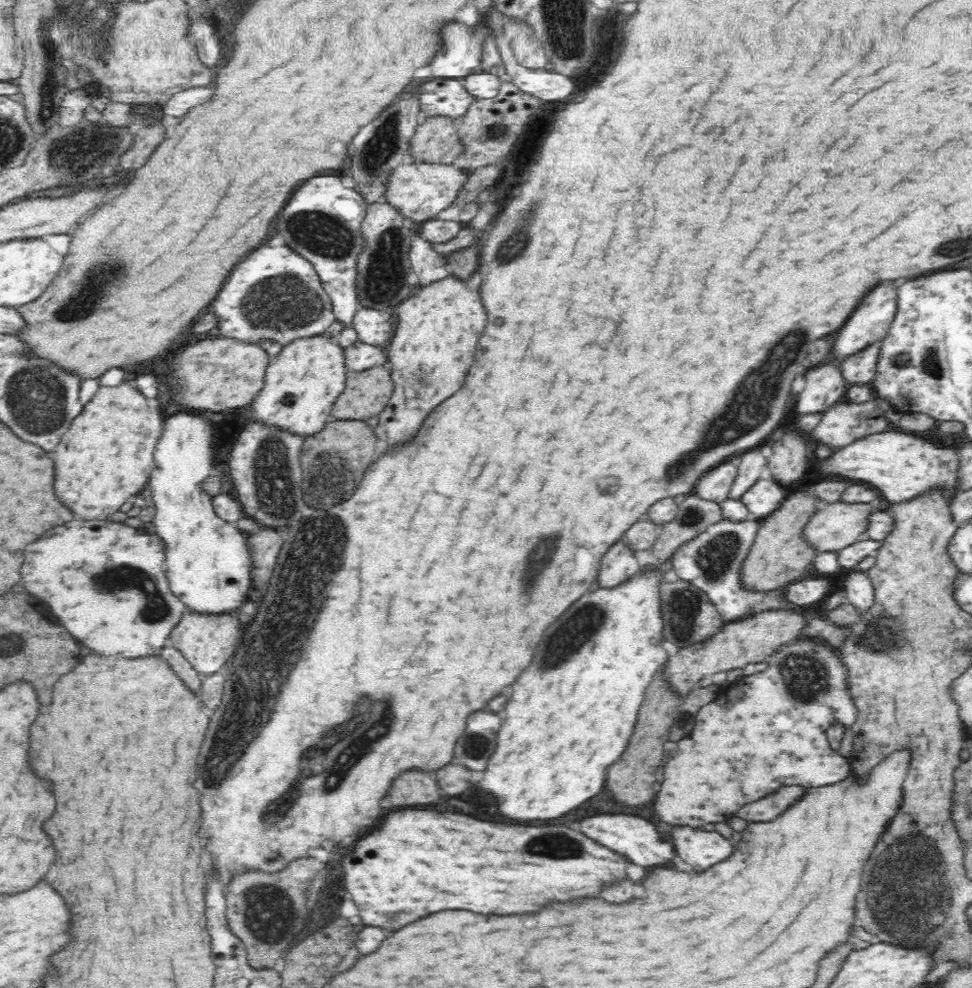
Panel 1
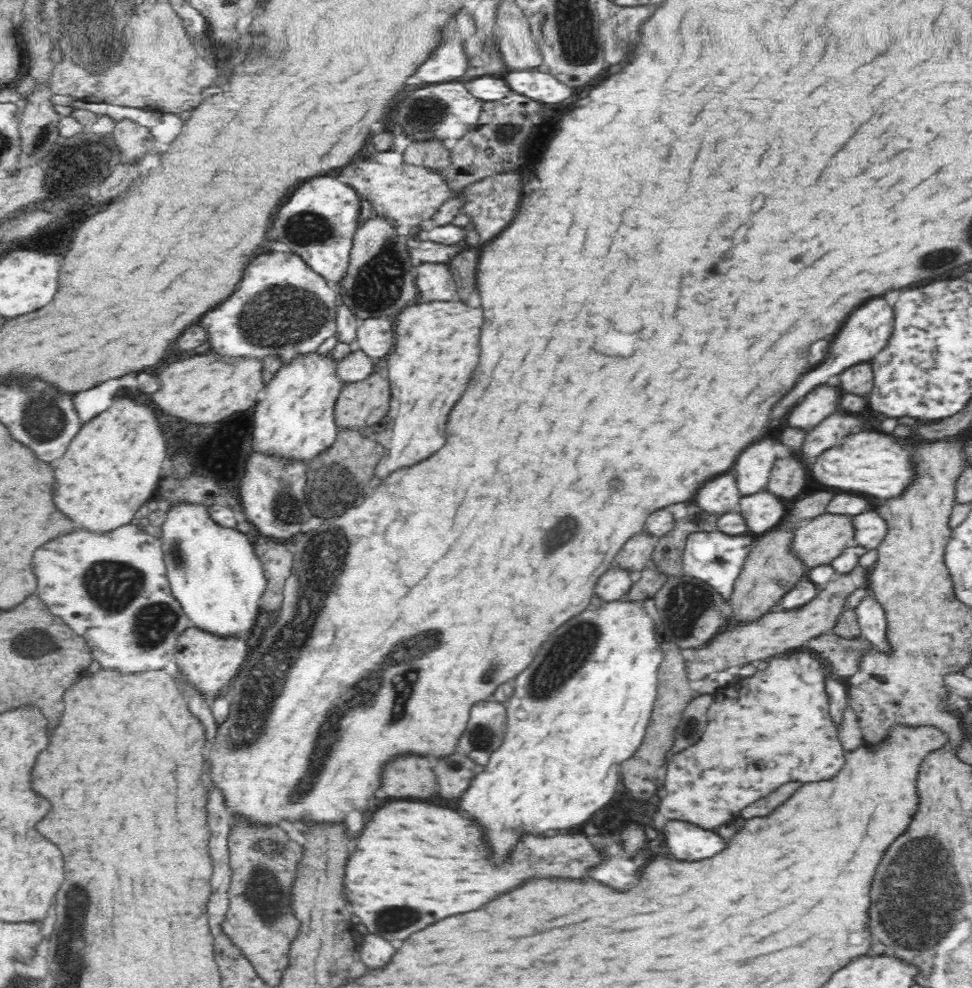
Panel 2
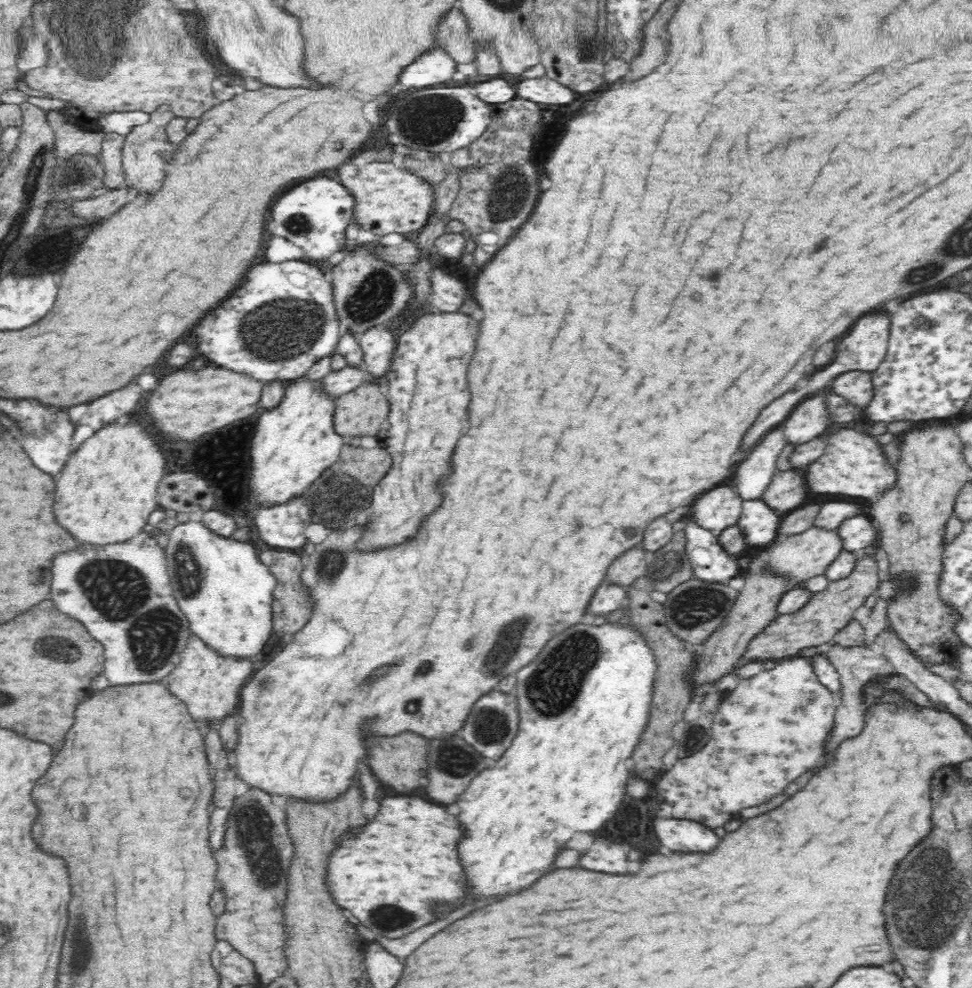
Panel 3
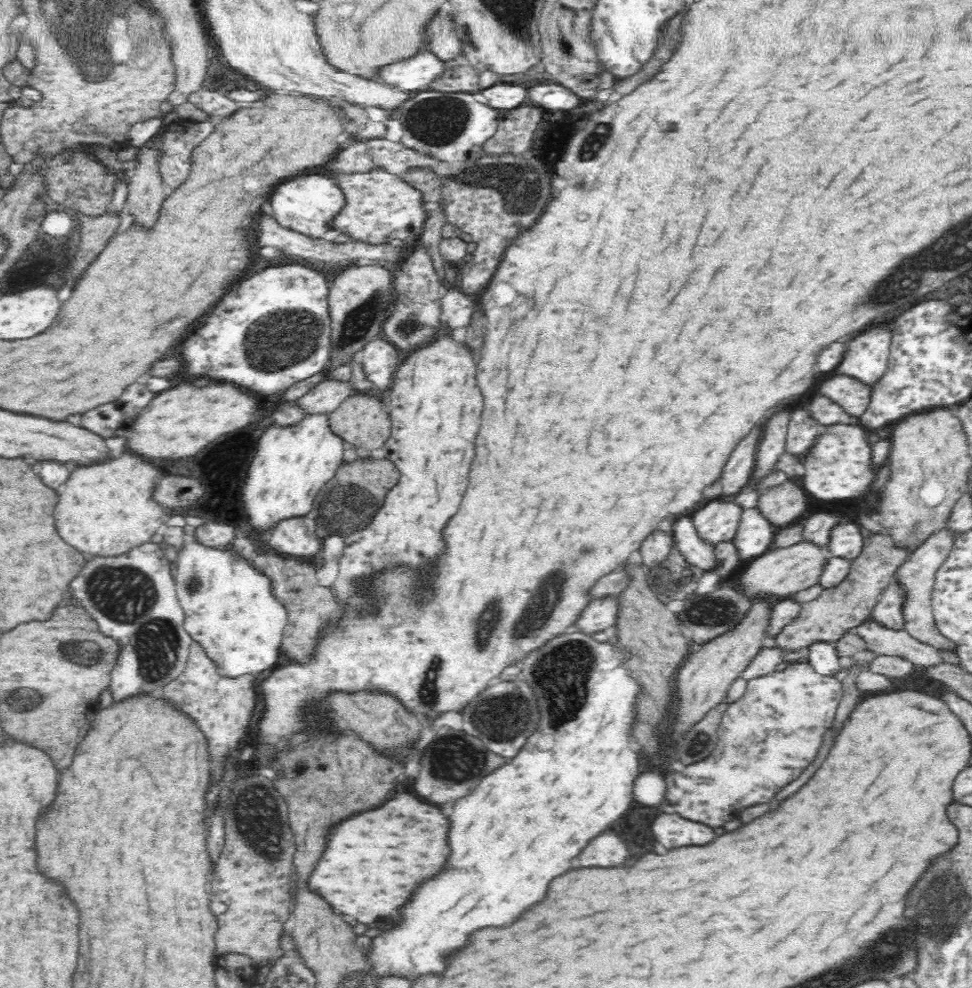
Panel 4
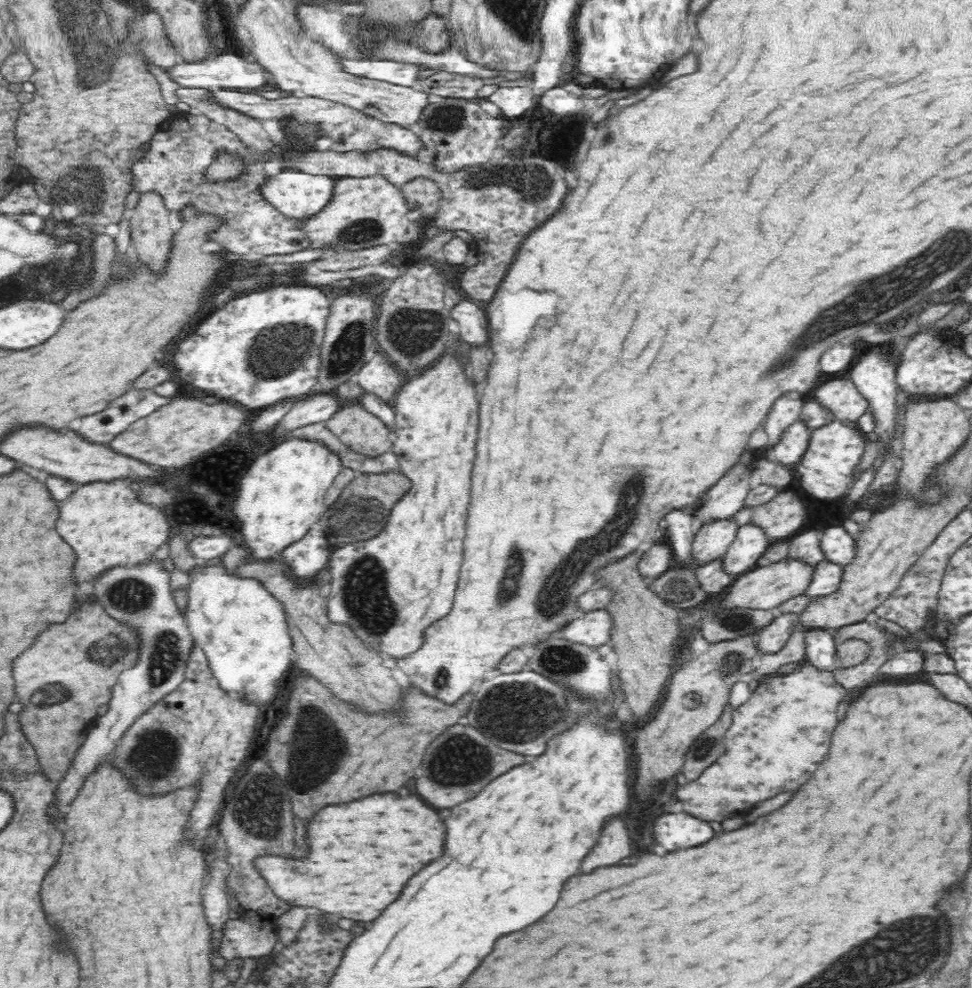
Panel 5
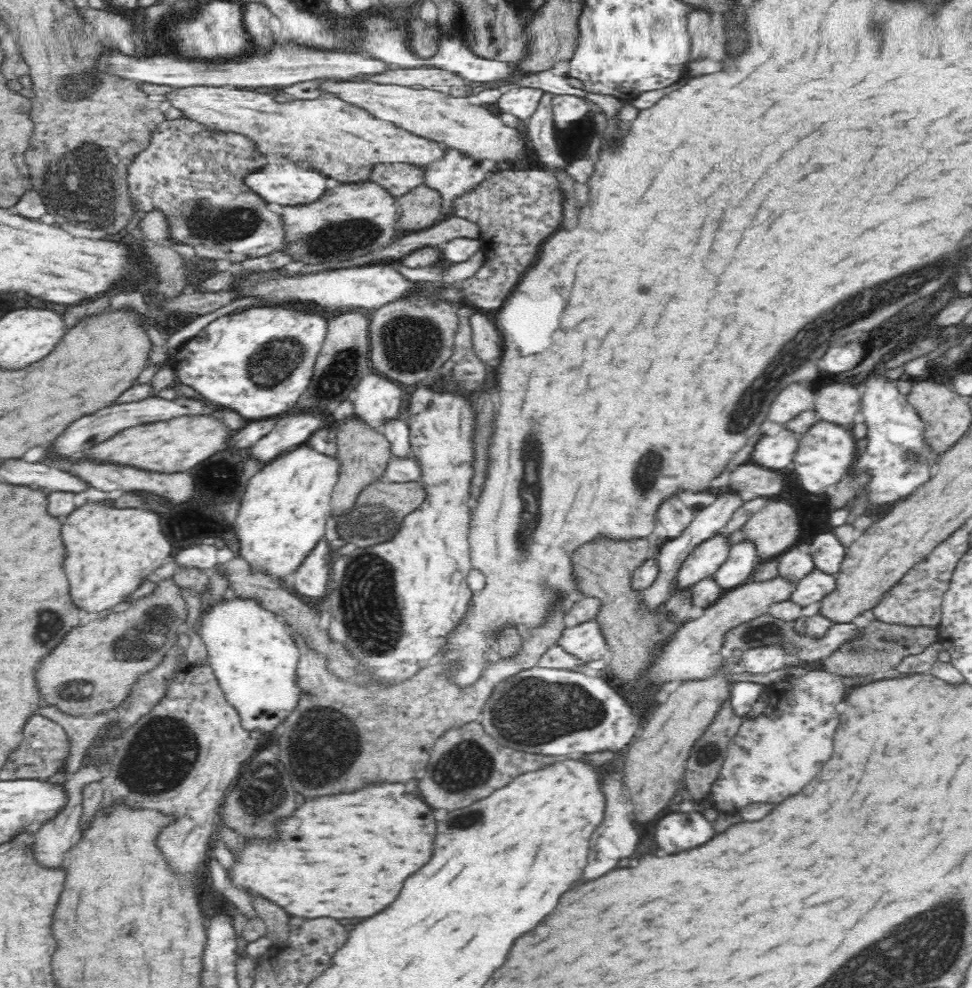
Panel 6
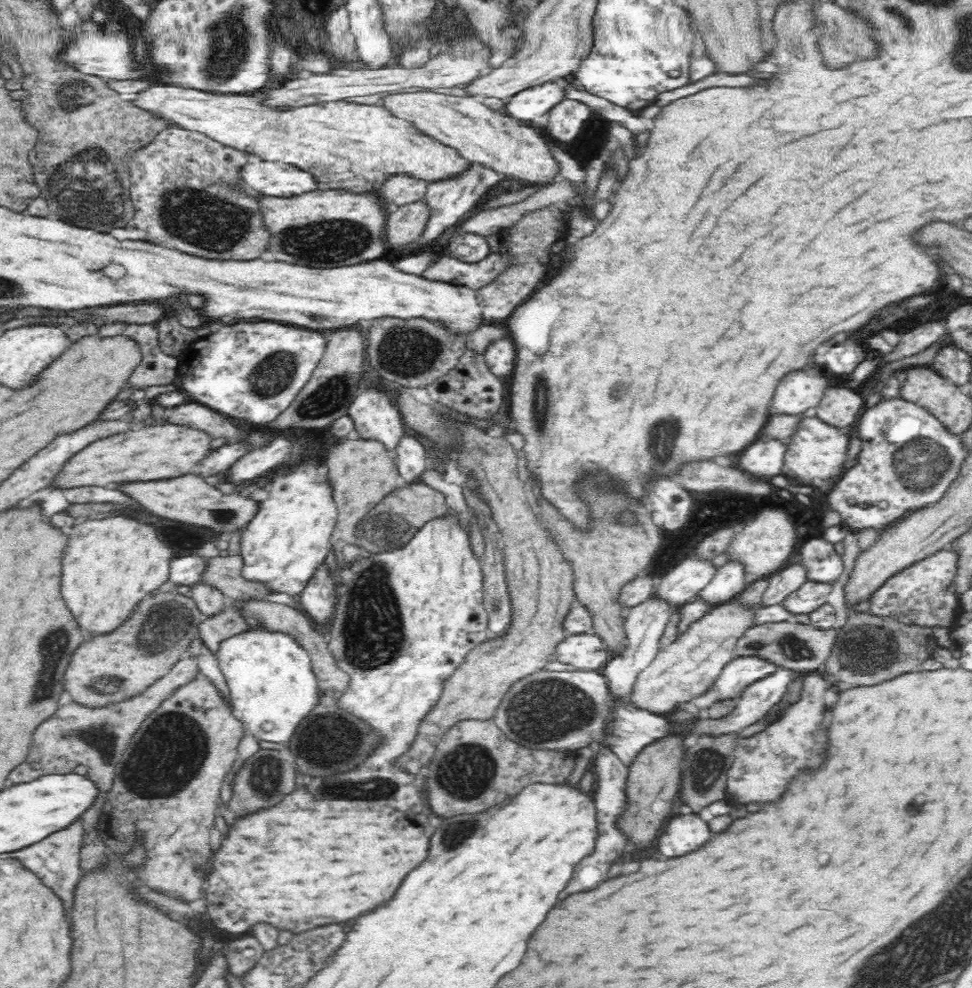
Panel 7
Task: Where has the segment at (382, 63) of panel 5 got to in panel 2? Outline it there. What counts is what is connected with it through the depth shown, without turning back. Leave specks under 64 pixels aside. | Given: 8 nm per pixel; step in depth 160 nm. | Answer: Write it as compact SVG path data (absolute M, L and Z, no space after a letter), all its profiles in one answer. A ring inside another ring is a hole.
M445 35L434 52L416 70L415 75L423 84L458 80L468 72L471 65L462 41L460 35L455 38Z

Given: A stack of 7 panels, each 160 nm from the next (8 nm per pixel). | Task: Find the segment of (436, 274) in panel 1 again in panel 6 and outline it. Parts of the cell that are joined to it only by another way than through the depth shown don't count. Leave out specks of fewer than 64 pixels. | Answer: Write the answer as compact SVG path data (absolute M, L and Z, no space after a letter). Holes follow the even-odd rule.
M476 310L469 319L471 341L477 357L484 363L499 359L503 347L501 336L490 316Z

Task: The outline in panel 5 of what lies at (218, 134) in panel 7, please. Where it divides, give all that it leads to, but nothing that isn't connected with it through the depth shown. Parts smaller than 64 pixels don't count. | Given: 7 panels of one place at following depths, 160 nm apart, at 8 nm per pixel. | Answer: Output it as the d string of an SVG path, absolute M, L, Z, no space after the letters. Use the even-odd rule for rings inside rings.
M212 90L212 97L220 101L222 105L234 107L246 115L254 118L288 118L296 117L302 122L320 123L322 136L328 136L334 142L330 148L336 152L348 151L369 151L378 147L392 147L398 151L407 152L416 156L423 148L422 140L416 136L411 129L399 124L387 123L370 115L364 114L361 110L350 108L349 106L324 100L318 97L308 97L303 95L291 95L279 99L271 100L260 96L258 93L245 92L244 90Z

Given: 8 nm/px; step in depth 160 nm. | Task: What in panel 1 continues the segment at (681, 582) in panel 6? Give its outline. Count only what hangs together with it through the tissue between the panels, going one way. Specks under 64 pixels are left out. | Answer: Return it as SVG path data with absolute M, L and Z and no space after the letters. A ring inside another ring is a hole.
M730 458L722 462L720 466L708 470L698 484L694 486L694 492L706 500L722 502L728 498L727 490L730 488L738 472L738 458Z

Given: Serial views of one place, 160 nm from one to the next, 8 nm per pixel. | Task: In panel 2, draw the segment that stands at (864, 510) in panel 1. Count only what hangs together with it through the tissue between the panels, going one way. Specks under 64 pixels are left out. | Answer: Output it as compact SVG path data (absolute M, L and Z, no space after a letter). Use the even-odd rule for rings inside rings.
M823 512L804 520L794 532L792 547L796 555L811 569L831 562L854 543L854 515Z

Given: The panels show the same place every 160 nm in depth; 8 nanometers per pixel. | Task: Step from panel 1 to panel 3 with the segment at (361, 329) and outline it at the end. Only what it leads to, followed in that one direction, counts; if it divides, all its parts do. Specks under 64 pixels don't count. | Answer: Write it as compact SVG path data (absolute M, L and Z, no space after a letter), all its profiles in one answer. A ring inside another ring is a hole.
M371 326L356 337L362 347L366 370L374 377L386 376L394 355L394 334L387 327Z

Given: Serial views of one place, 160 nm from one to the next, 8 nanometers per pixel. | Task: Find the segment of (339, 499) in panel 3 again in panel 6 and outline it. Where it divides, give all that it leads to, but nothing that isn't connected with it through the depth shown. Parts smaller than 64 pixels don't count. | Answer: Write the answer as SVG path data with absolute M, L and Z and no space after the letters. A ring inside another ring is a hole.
M382 478L368 484L364 490L358 490L358 494L355 494L353 505L349 509L346 509L344 513L336 517L334 522L334 530L338 531L338 538L346 541L346 546L358 546L360 548L366 548L375 543L385 541L386 538L390 538L392 534L397 530L398 521L404 515L407 515L411 510L414 510L423 501L423 488L421 481L408 481L408 482L390 482L383 480Z

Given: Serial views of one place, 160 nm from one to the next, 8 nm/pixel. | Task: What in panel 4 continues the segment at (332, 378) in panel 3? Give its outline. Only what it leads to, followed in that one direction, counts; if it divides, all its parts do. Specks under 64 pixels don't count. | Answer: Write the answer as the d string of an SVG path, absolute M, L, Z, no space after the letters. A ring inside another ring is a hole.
M323 380L297 401L303 413L330 414L345 398L356 392L352 381Z

